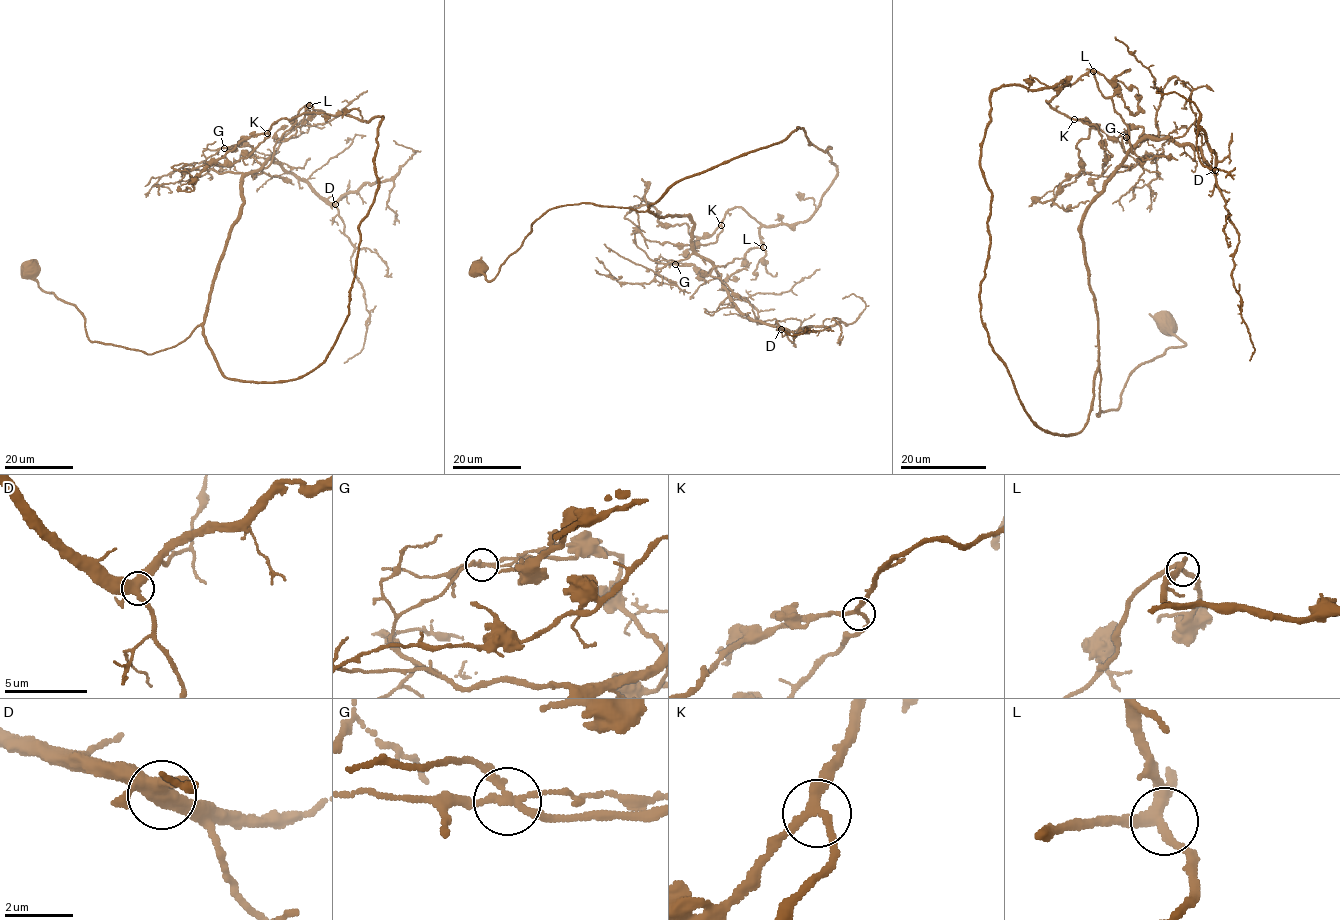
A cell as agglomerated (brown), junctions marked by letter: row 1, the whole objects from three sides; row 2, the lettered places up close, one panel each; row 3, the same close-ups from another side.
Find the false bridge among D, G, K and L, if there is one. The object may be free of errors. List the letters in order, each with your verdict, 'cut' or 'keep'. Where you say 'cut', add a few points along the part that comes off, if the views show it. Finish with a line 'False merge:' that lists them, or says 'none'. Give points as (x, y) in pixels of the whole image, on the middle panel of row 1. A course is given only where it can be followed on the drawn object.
D: keep
G: keep
K: keep
L: keep
False merge: none

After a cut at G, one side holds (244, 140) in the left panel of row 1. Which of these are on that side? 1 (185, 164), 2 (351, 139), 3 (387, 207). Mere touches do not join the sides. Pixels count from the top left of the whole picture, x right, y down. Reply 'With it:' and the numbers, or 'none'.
With it: none

